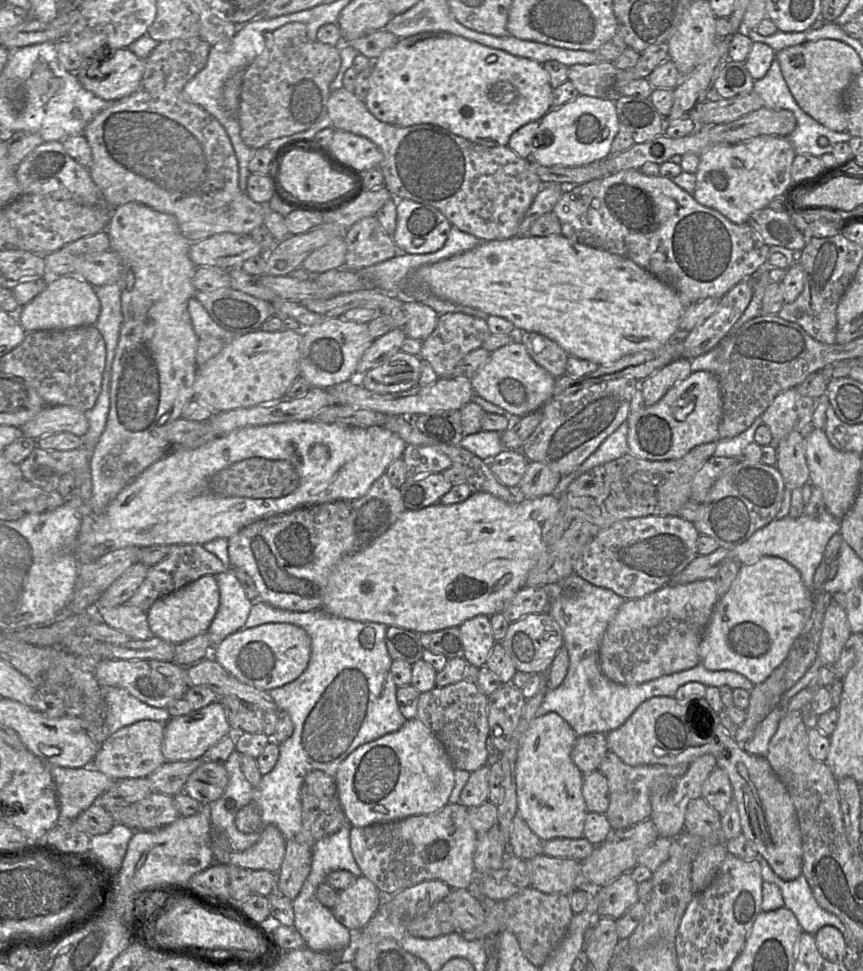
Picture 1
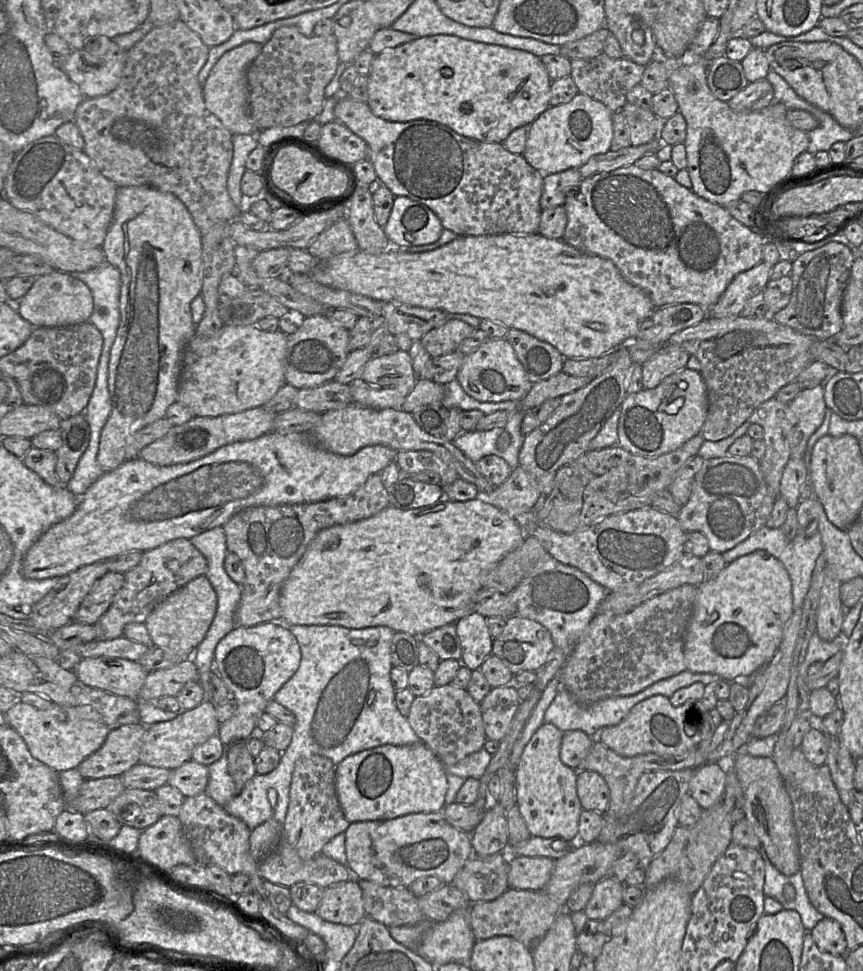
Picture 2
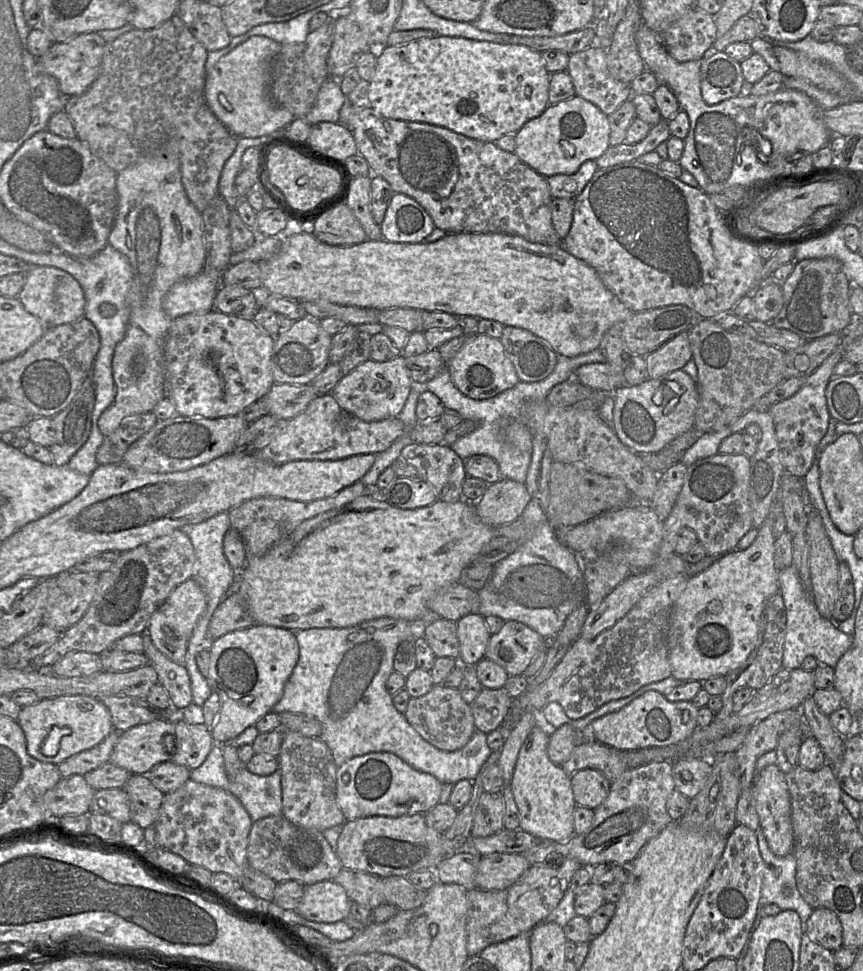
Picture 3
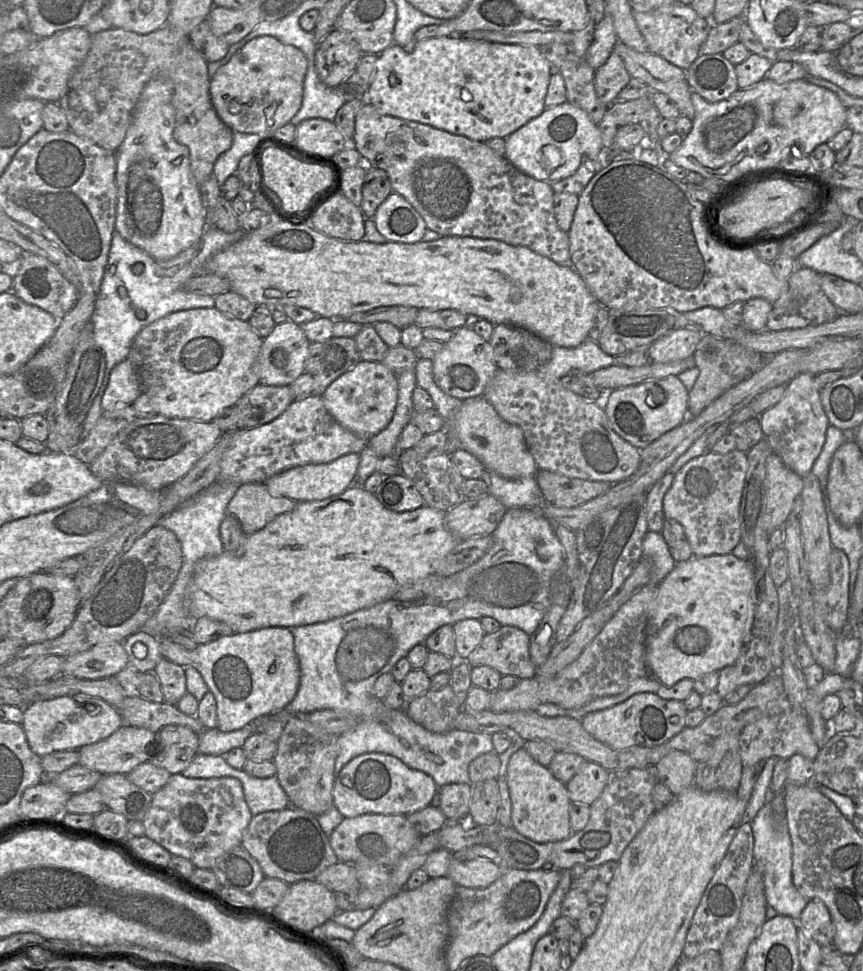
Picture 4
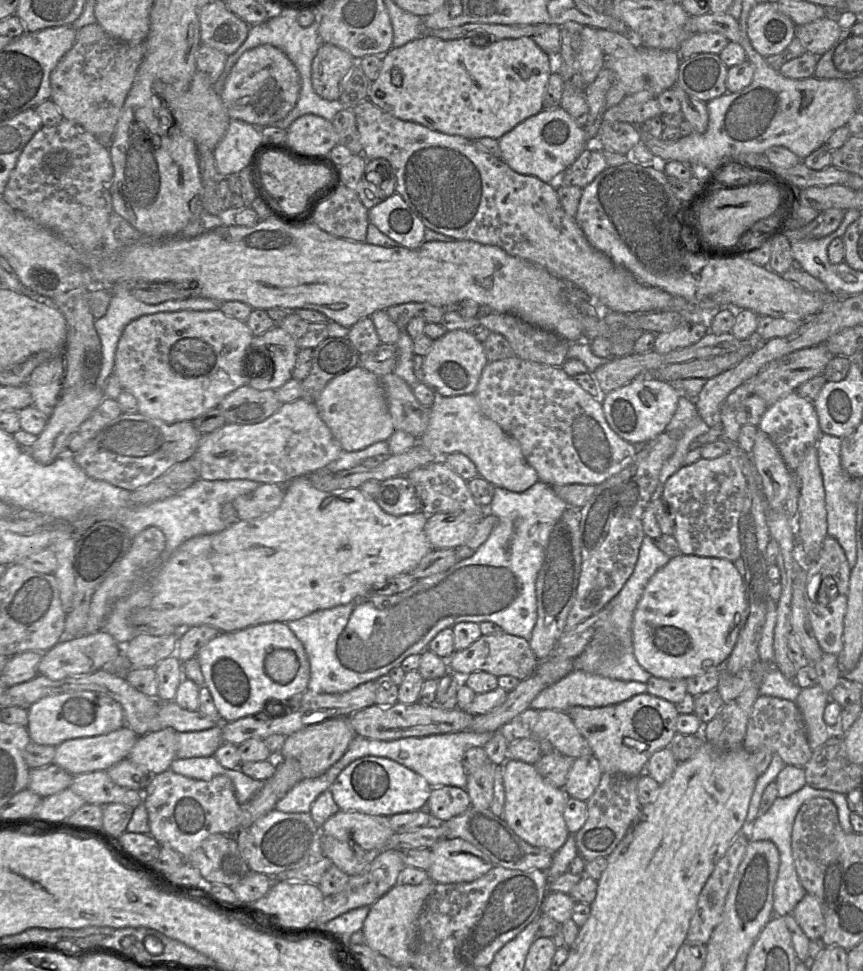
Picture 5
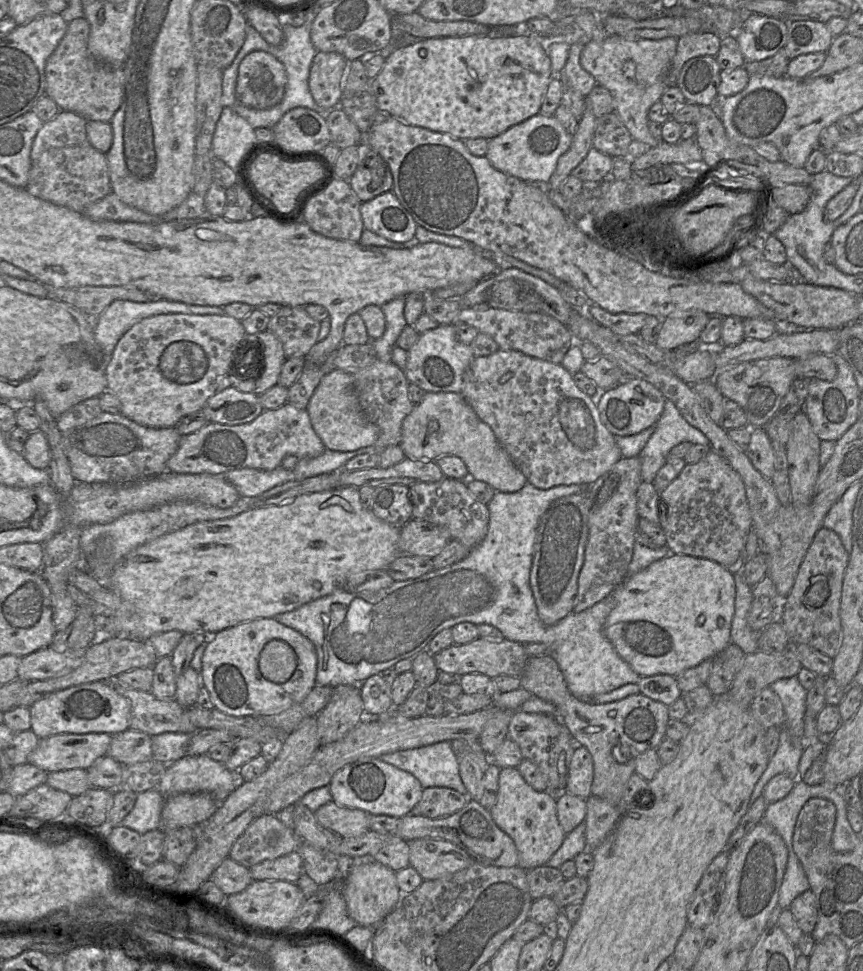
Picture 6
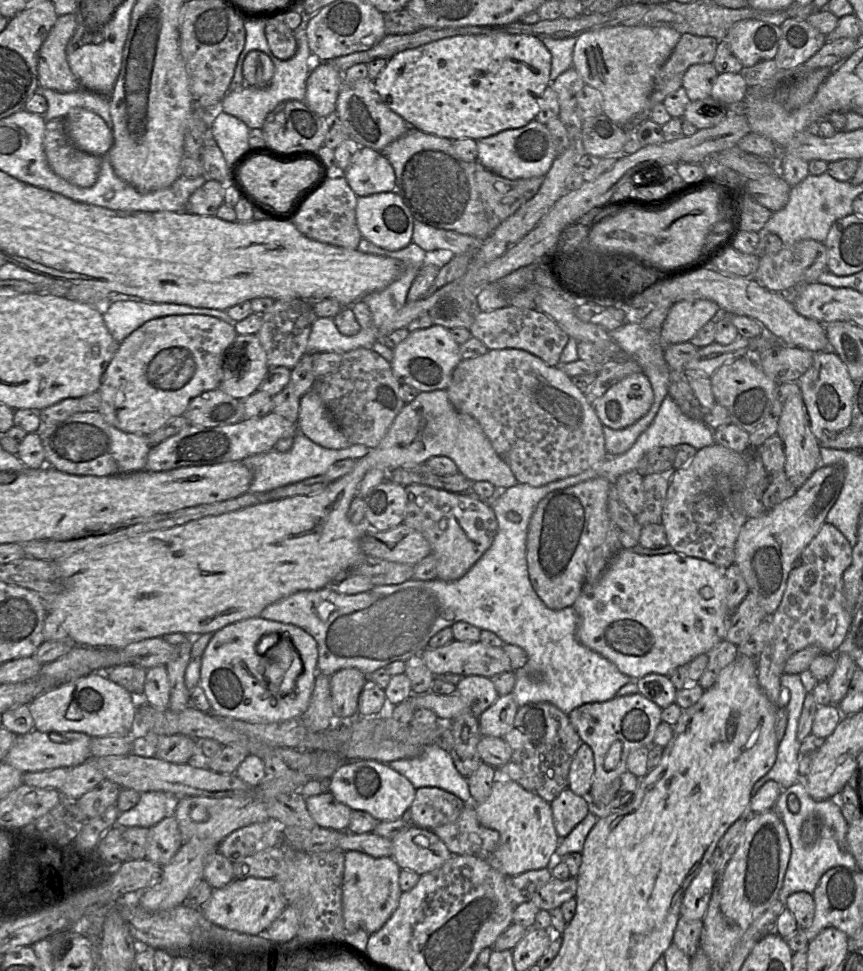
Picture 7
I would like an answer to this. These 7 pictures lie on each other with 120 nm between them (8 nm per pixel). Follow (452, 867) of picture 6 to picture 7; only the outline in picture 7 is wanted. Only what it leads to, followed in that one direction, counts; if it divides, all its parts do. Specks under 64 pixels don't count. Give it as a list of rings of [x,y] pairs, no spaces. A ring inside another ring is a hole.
[[[414,825],[391,841],[395,862],[401,869],[414,871],[419,876],[440,868],[453,855],[433,831]]]

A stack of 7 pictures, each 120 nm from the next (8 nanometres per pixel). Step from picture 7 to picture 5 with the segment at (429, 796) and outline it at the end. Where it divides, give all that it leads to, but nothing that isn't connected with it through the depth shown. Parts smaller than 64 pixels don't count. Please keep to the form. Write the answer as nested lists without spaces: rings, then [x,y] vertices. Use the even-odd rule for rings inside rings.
[[[455,786],[432,788],[426,804],[433,822],[444,822],[464,813],[471,806],[466,789]]]

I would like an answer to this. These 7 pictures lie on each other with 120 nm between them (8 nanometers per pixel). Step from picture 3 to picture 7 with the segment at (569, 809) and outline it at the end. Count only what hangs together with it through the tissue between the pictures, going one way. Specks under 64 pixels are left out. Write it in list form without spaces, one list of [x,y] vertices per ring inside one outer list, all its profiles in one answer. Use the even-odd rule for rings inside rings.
[[[497,779],[489,797],[483,803],[475,804],[475,809],[480,824],[498,831],[500,835],[497,848],[485,859],[494,869],[505,876],[514,876],[530,870],[550,868],[554,863],[561,838],[554,827],[550,803],[535,792],[527,791],[513,781]]]

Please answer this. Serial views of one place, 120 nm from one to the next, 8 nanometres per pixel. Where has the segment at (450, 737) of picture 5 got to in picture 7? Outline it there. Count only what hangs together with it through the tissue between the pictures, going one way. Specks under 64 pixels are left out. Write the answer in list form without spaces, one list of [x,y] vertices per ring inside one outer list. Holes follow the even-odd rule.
[[[437,745],[426,746],[423,754],[417,758],[395,760],[388,765],[409,780],[415,789],[439,788],[456,795],[467,804],[473,804],[467,779],[456,769],[450,754]]]

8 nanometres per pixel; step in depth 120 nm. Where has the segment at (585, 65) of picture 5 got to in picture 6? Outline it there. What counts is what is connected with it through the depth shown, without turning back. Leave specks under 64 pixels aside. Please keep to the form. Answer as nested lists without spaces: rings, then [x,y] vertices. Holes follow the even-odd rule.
[[[579,41],[571,45],[566,65],[557,76],[562,80],[563,85],[578,91],[586,98],[597,85],[597,81],[580,62],[585,43],[586,41]]]

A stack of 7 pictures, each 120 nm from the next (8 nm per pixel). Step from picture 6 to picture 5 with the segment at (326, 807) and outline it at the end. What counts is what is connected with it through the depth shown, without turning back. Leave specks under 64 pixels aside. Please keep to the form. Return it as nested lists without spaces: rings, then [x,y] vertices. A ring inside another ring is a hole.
[[[339,810],[322,826],[322,833],[342,842],[355,843],[361,849],[378,853],[395,833],[389,817],[358,811]]]

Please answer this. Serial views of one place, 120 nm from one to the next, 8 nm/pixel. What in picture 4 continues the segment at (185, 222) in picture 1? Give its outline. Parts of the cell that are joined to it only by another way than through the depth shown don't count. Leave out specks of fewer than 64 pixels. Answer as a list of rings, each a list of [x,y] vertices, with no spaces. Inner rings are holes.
[[[166,24],[148,34],[111,28],[92,34],[91,41],[91,48],[85,60],[69,80],[67,93],[57,103],[68,120],[69,130],[106,150],[116,152],[125,138],[145,85],[154,77],[168,77],[174,86],[171,97],[176,112],[174,138],[178,143],[188,147],[190,169],[198,185],[205,182],[213,174],[218,157],[232,146],[234,132],[219,118],[212,105],[208,63],[194,48],[189,35]]]

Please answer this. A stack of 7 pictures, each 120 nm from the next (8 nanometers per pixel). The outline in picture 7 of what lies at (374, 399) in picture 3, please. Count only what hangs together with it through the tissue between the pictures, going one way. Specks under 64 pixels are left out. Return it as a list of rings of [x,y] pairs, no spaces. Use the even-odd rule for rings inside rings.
[[[311,388],[300,400],[297,420],[300,433],[328,449],[345,449],[352,444],[333,421],[319,394]]]

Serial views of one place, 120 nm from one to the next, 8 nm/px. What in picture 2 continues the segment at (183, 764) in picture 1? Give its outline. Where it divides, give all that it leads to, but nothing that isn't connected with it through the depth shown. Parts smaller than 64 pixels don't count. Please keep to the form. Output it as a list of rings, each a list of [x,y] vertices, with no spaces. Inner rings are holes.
[[[138,763],[119,777],[126,789],[155,791],[167,784],[171,771]]]

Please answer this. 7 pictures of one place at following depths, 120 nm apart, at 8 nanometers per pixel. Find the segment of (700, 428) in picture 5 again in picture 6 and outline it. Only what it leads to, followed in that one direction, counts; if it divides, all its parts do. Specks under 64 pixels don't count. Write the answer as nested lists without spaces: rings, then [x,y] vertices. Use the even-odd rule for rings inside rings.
[[[666,399],[655,431],[638,455],[641,460],[642,481],[652,484],[658,470],[667,463],[669,451],[682,442],[710,445],[705,434],[691,426],[675,404]]]

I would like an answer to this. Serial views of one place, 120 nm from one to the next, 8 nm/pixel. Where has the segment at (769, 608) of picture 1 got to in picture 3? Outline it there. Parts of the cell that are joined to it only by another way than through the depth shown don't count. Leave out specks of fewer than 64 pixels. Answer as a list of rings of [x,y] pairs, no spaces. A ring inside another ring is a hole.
[[[786,472],[782,479],[778,500],[759,527],[752,545],[741,551],[730,551],[702,572],[688,576],[687,586],[673,605],[668,634],[668,659],[671,676],[680,681],[706,680],[713,676],[725,676],[740,667],[759,644],[761,617],[767,600],[780,590],[779,571],[774,565],[775,536],[773,526],[778,513],[782,512],[780,498],[787,492],[802,492],[804,479]]]

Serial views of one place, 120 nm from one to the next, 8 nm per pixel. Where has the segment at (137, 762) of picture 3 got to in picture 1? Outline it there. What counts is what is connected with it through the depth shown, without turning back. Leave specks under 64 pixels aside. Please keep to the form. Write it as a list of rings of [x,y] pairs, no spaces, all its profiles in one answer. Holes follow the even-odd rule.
[[[218,702],[187,715],[172,717],[164,725],[162,753],[166,762],[178,762],[204,758],[206,752],[225,737],[232,734],[223,706]]]

